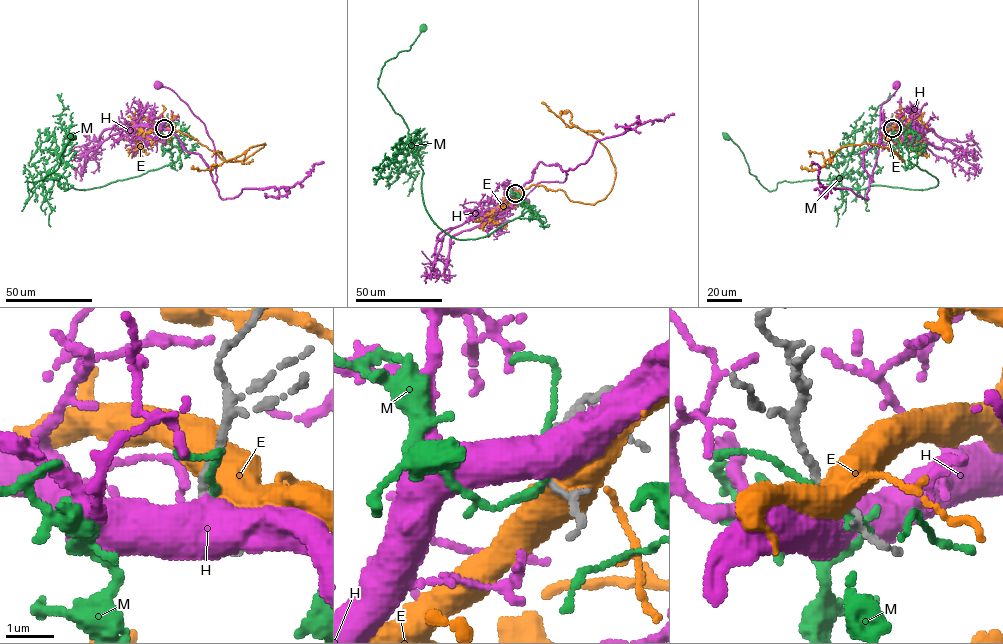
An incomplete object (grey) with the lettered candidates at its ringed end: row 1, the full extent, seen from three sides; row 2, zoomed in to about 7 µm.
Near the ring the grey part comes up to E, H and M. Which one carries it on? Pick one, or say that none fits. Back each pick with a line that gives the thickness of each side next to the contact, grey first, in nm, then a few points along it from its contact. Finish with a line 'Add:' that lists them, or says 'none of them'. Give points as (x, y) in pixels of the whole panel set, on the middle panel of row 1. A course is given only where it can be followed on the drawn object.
H: 130 nm thick on the grey side, 750 nm on the other; it runs (515, 193), (531, 179), (540, 162), (559, 165), (567, 173), (563, 182), (539, 182), (522, 198), (508, 197)
Add: H

